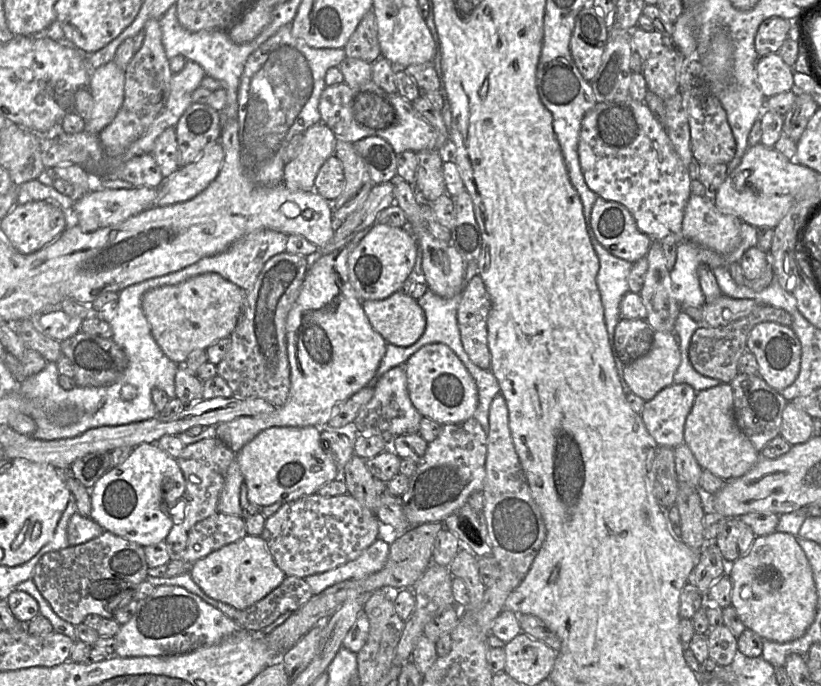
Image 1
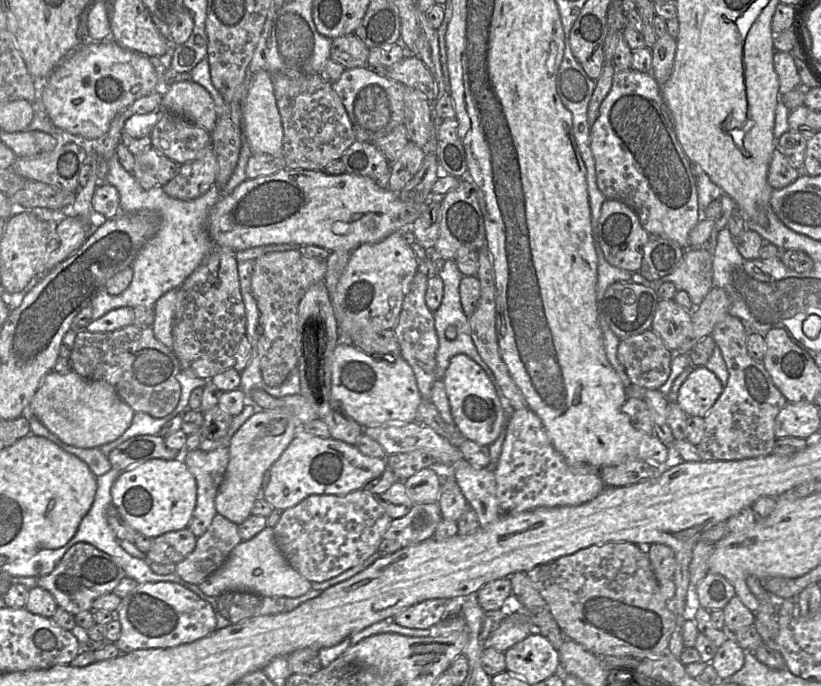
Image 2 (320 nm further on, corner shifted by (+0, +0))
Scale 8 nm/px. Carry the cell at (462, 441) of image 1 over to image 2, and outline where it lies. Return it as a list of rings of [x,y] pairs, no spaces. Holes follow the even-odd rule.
[[[415,503],[402,517],[391,523],[380,542],[378,552],[388,555],[433,537],[442,514],[438,503]]]

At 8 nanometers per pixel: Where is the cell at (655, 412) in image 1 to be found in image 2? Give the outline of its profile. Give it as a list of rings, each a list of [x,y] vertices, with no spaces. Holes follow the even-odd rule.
[[[705,366],[693,368],[682,383],[676,403],[687,416],[704,418],[723,391],[717,376]]]

